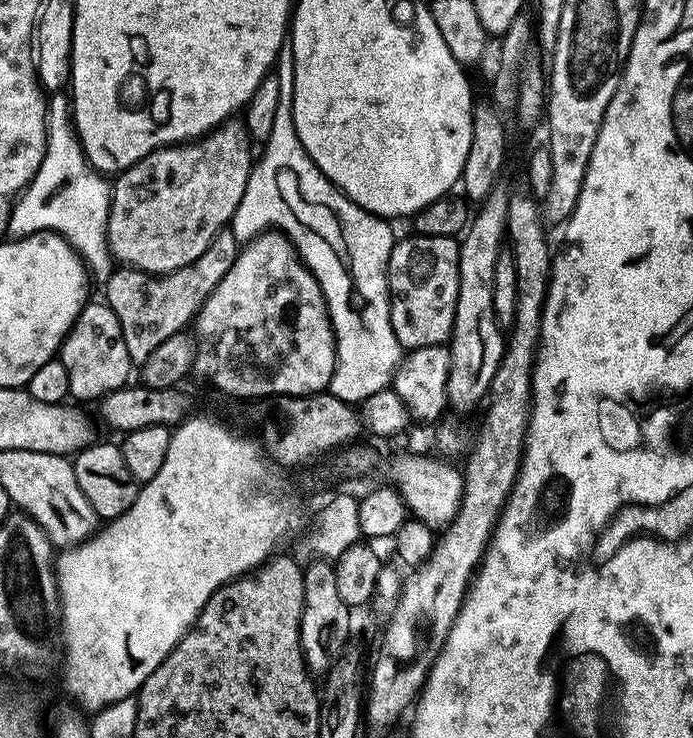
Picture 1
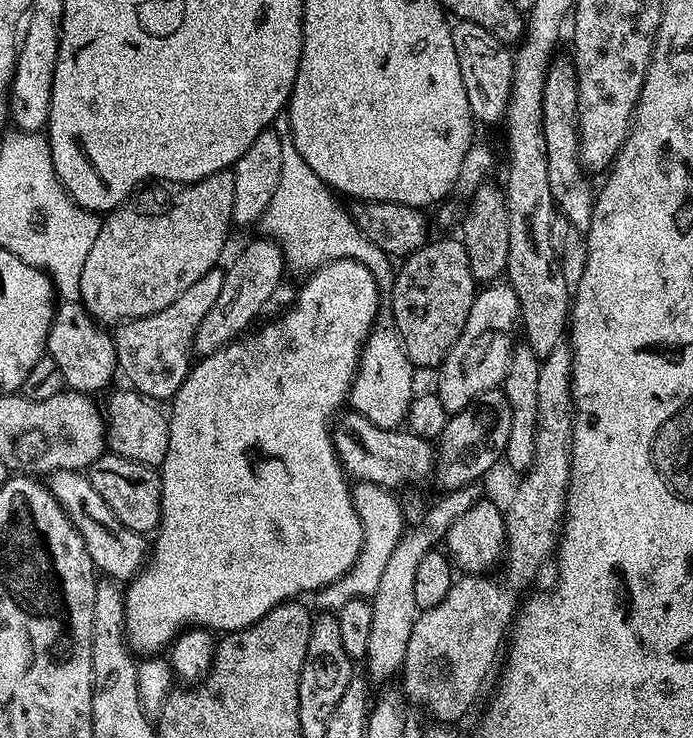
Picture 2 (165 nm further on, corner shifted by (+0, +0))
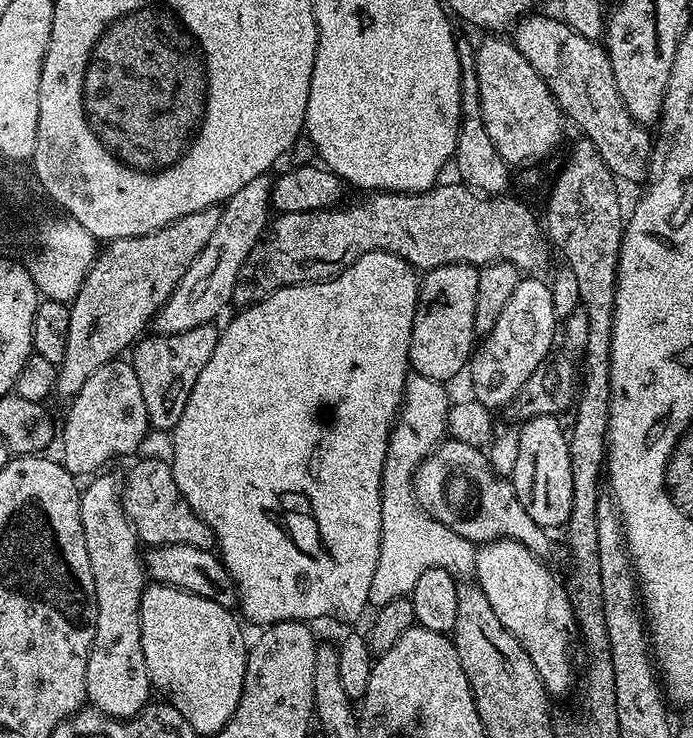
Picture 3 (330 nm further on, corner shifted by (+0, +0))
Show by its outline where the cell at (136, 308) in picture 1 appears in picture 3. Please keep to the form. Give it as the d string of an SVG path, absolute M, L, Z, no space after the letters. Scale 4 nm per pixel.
M215 323L196 324L190 330L181 332L145 335L132 345L130 362L134 366L134 374L138 374L138 386L142 386L142 402L146 402L149 425L155 431L157 428L158 431L168 434L174 426L178 426L178 418L182 418L182 410L186 410L186 398L190 398L190 390L194 390L194 382L198 382L198 374L202 374L202 366L210 362L210 354L214 354L214 346L218 346L221 329L216 327Z

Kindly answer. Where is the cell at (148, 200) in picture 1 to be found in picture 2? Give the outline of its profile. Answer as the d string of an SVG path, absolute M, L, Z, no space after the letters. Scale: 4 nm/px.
M231 170L210 174L193 184L169 186L156 182L141 187L101 219L98 238L94 238L94 247L82 265L79 303L104 326L116 326L126 320L137 320L158 314L158 310L166 310L178 294L190 290L202 274L221 263L220 255L228 240L228 228L233 227L233 210L234 174Z

